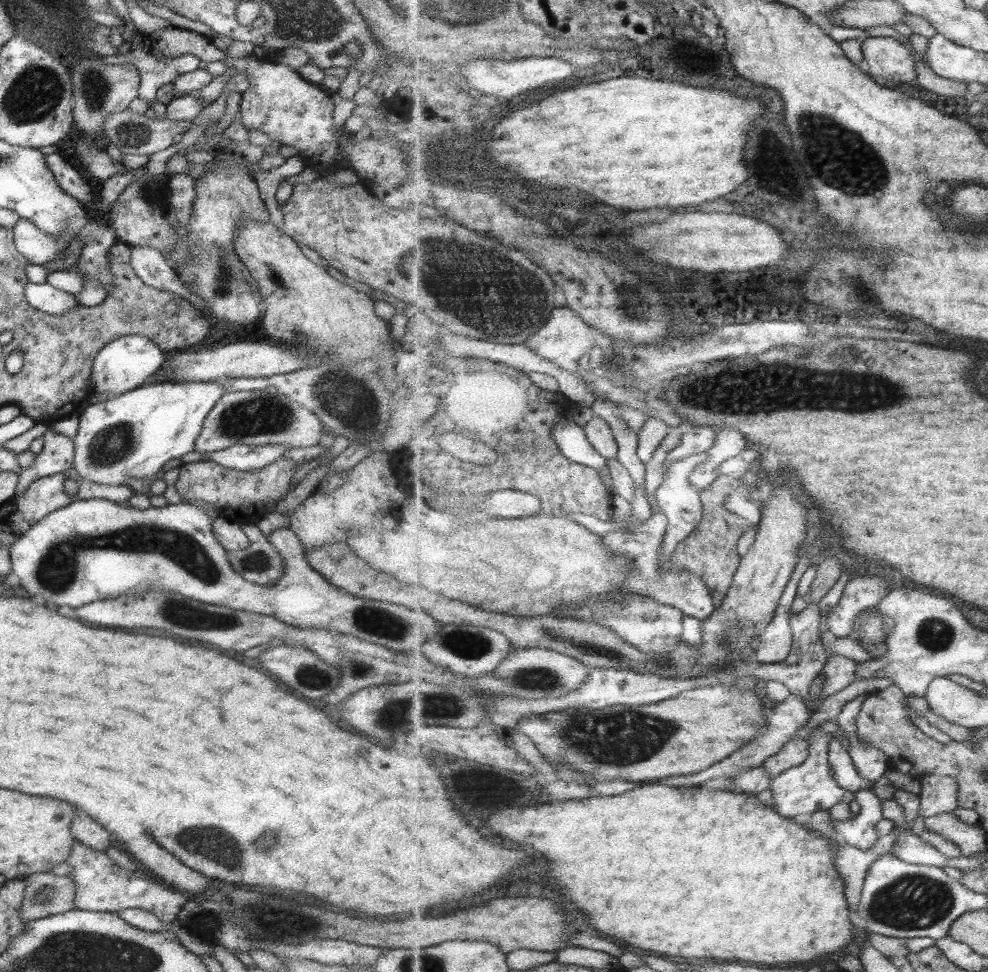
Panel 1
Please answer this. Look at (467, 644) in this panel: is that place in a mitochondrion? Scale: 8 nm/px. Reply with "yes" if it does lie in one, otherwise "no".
yes

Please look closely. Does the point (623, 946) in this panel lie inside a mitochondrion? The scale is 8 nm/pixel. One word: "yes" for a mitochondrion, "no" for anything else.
no

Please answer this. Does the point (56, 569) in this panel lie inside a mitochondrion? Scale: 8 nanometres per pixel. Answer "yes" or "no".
yes

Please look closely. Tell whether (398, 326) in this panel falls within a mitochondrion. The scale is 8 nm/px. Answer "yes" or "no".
no

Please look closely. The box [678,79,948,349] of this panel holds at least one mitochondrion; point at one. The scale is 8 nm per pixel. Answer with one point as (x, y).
(862, 171)

